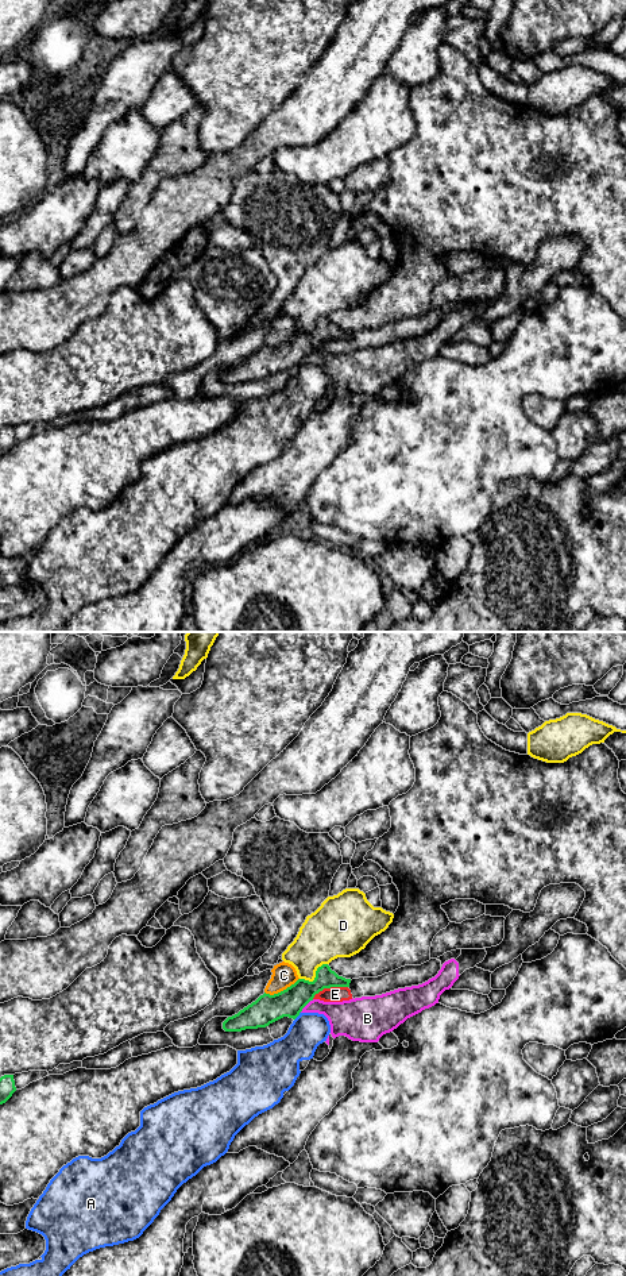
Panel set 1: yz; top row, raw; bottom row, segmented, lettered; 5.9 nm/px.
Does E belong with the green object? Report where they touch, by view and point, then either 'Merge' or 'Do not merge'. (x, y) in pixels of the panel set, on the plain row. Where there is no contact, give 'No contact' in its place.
Touches green at yz (329, 339). Do not merge

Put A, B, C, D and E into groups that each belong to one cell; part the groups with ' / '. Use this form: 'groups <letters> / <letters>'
groups A / B / C / D / E

